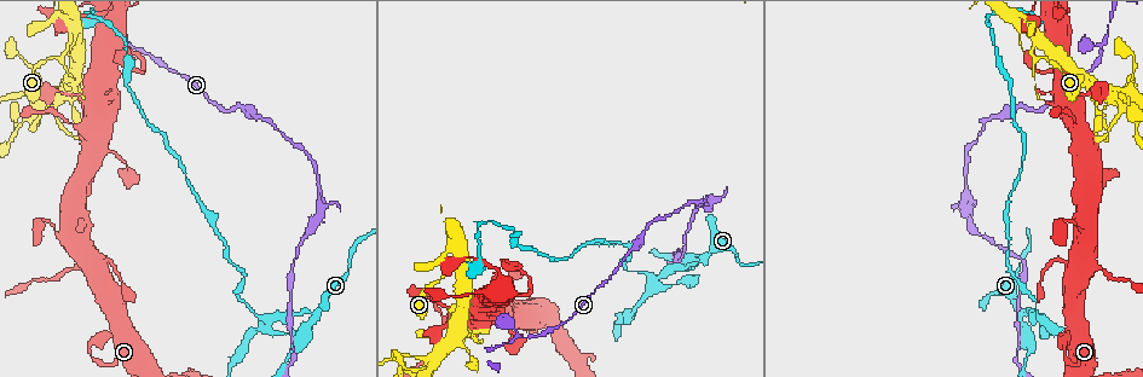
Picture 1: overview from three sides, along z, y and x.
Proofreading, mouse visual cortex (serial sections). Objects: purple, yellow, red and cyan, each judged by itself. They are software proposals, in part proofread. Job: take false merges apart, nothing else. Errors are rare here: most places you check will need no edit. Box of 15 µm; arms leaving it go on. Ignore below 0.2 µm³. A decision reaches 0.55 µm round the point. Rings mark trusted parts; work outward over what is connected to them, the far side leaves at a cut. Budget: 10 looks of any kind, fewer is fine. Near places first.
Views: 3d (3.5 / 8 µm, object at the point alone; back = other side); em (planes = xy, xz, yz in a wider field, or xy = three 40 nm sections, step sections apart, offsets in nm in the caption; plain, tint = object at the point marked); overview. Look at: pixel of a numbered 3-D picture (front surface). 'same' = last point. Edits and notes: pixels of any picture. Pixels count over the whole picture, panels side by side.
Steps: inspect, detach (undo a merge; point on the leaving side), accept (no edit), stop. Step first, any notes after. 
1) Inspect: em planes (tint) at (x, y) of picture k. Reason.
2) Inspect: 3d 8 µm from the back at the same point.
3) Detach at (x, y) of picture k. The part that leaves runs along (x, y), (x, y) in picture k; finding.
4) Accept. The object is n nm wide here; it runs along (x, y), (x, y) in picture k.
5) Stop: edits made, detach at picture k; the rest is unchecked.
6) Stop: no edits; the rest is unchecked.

Inspect: 3d 3.5 µm at (1041, 57) of picture 1. Thin neck.

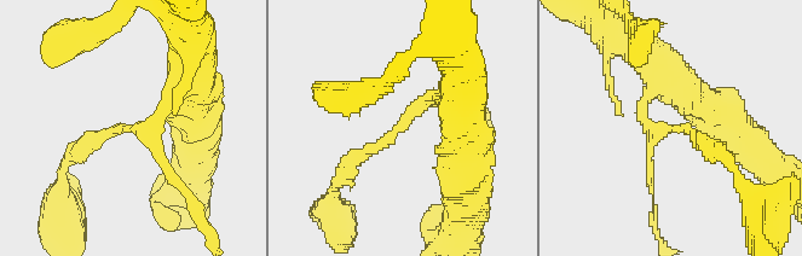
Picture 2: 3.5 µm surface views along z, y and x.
Inspect: em xy step 1 (tint) at (398, 130) of picture 2.

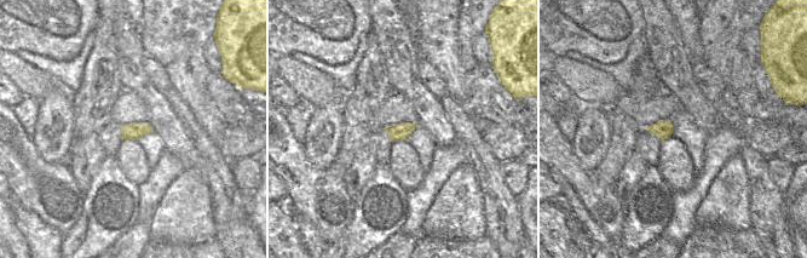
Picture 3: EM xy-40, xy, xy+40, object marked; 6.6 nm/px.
Accept. The object is 110 nm wide here; it runs along (341, 178), (427, 97), (442, 103) in picture 2; continuous, no second cell.

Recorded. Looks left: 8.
Inspect: 3d 3.5 µm at (13, 116) of picture 1. Abrupt turn.

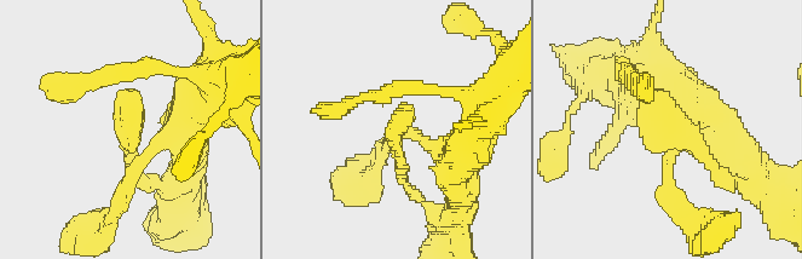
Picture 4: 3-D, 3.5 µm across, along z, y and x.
Inspect: em xy step 1 (tint) at (660, 141) of picture 4.

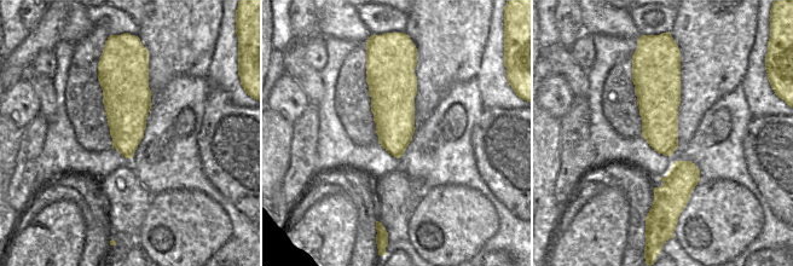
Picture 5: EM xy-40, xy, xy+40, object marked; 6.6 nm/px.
Accept. The object is 280 nm wide here; it runs along (176, 130), (134, 182) in picture 4; all the same cell.

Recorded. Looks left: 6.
Inspect: 3d 8 µm at (72, 269) of picture 1. Sudden change in width.

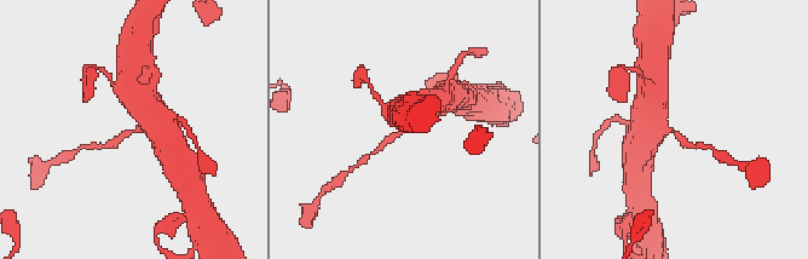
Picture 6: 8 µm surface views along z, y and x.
Inspect: em xy step 5 (tint) at (674, 131) of picture 6. The arms are 200, 600 nm wide; need the tissue.

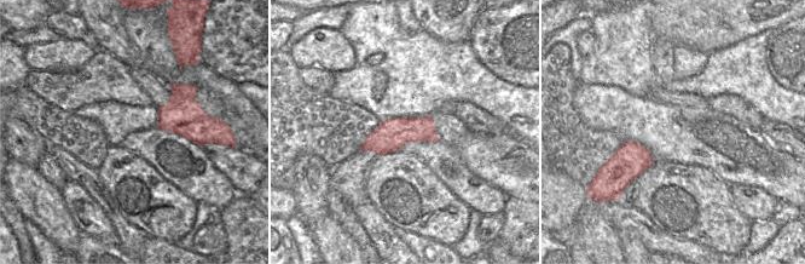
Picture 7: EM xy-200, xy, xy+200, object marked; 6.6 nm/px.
Accept. The object is 220 nm wide here; it runs along (431, 104), (416, 124), (376, 150) in picture 6; all the same cell.

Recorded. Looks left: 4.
Inspect: em xy step 5 (tint) at (320, 314) of picture 1. Sharp bend.

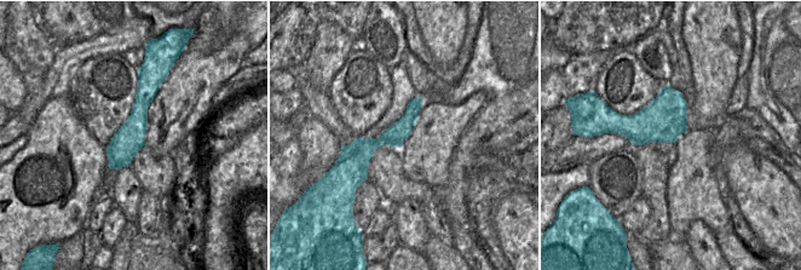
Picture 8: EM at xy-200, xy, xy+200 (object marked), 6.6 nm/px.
Inspect: 3d 3.5 µm from the back at the same point. Wider look.

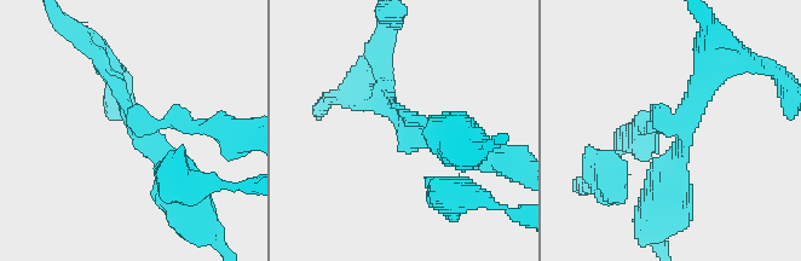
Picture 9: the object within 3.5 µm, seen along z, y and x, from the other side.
Detach at (184, 115) of picture 9. The arms are 150, 200, 200 nm wide; the part that leaves runs along (134, 126), (195, 122), (242, 137) in picture 9; two cells meet here.

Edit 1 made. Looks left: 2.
Stop: edits made, detach at picture 9; the rest is unchecked.

